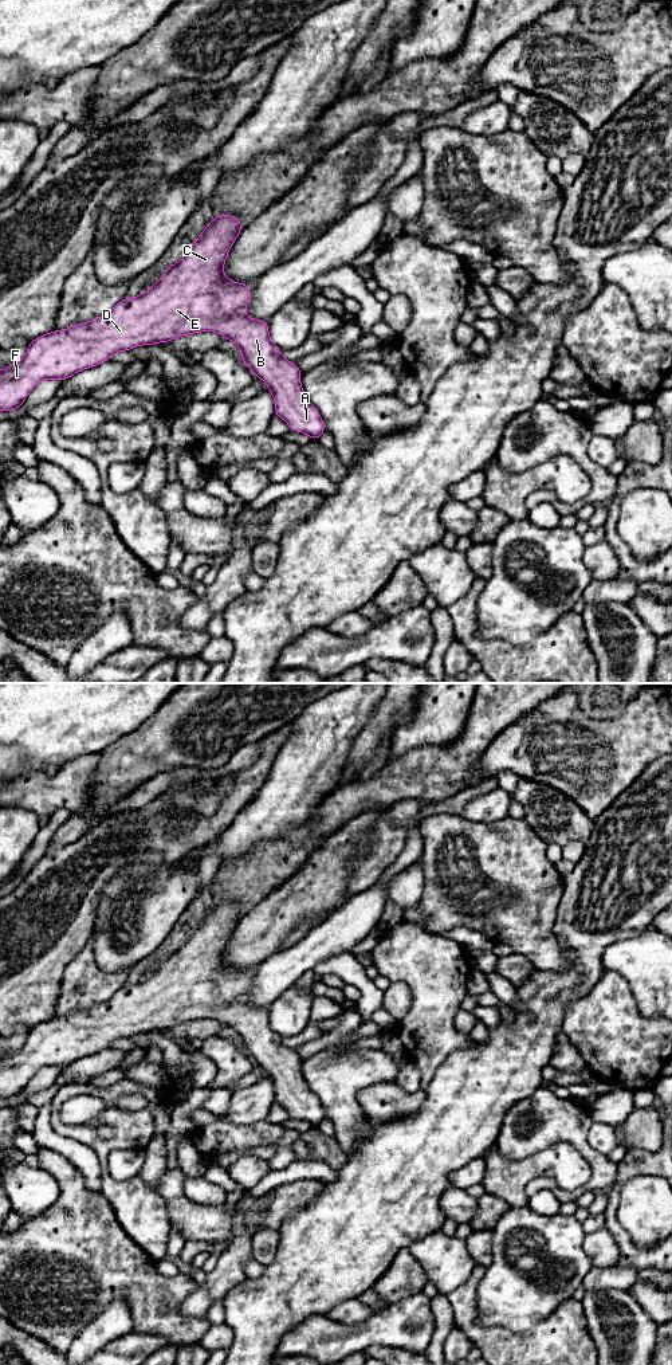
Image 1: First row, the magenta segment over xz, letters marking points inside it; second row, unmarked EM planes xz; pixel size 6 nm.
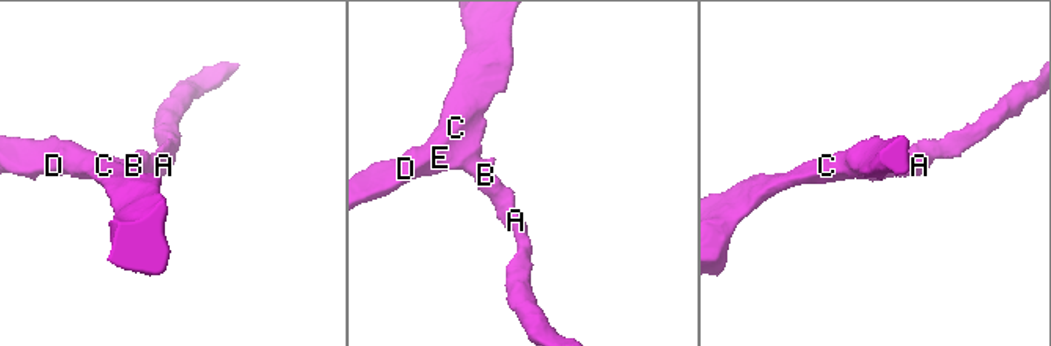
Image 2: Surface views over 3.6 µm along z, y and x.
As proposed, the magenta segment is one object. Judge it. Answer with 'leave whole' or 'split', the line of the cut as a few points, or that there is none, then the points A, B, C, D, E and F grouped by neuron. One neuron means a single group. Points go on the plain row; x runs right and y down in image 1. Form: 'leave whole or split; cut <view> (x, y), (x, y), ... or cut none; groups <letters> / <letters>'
leave whole; cut none; groups A B C D E F

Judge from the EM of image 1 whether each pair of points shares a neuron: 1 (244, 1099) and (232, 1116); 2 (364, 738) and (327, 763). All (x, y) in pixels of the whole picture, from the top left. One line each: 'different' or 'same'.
1: same
2: different

